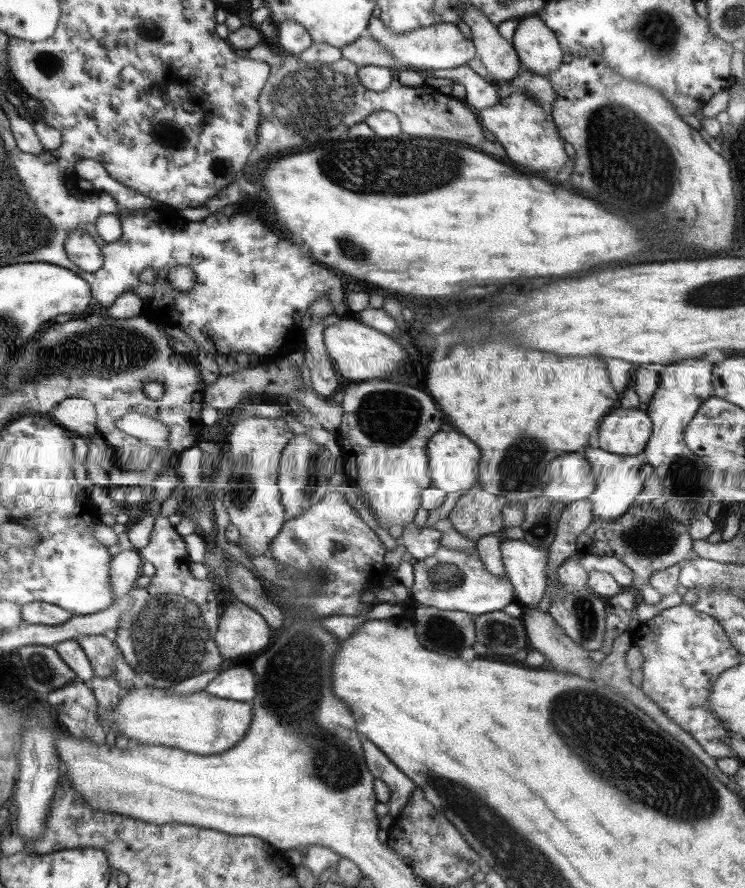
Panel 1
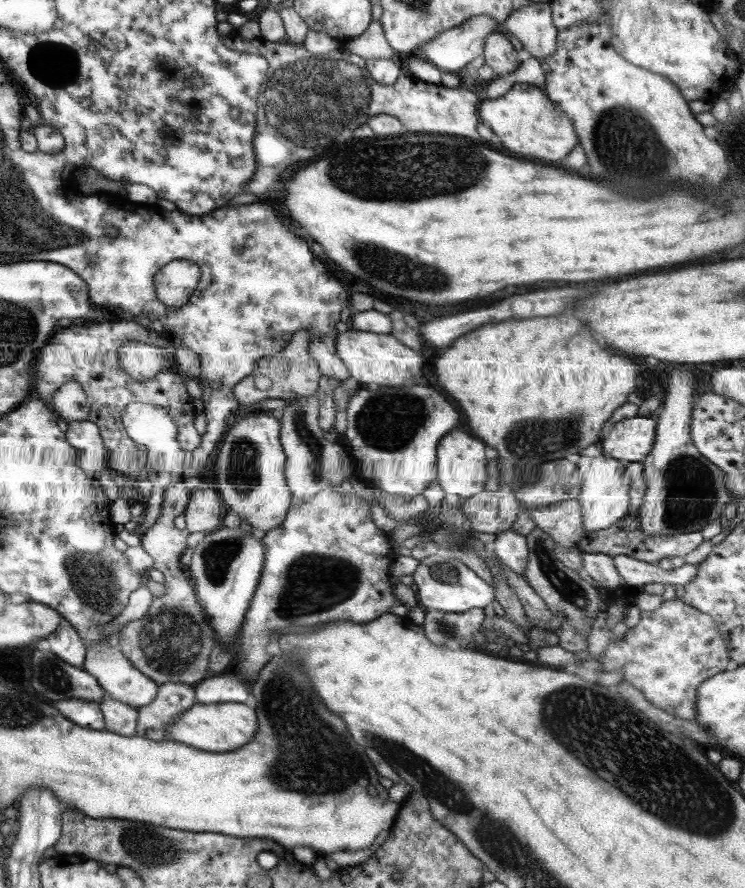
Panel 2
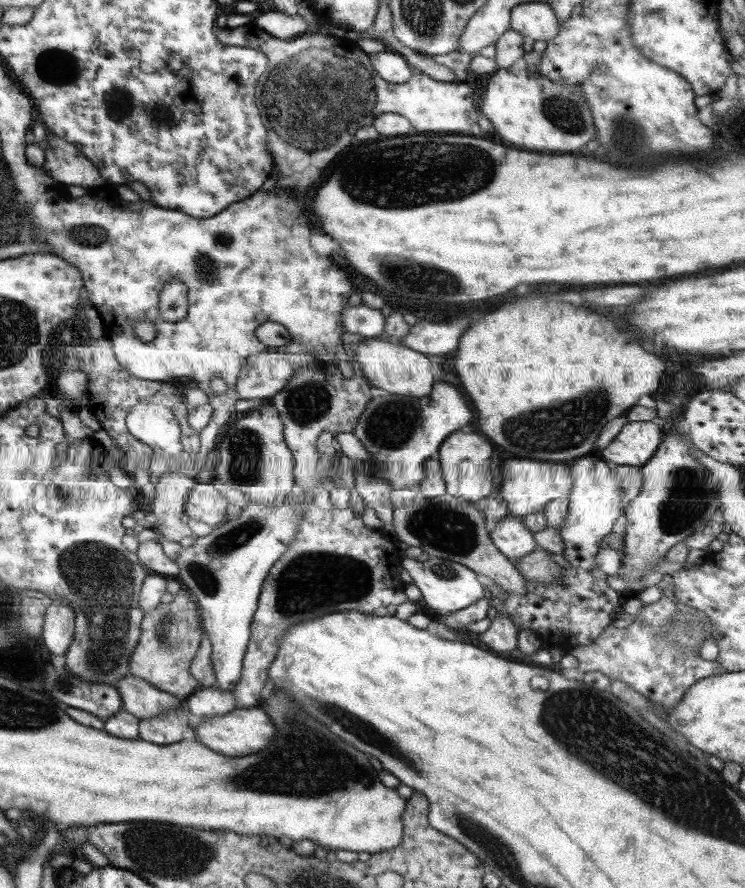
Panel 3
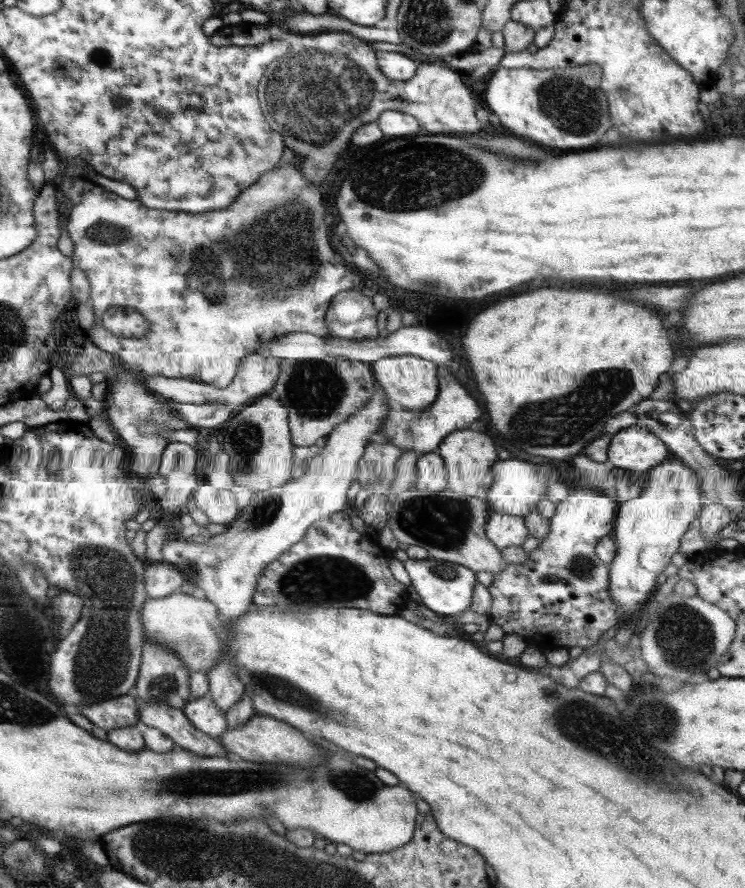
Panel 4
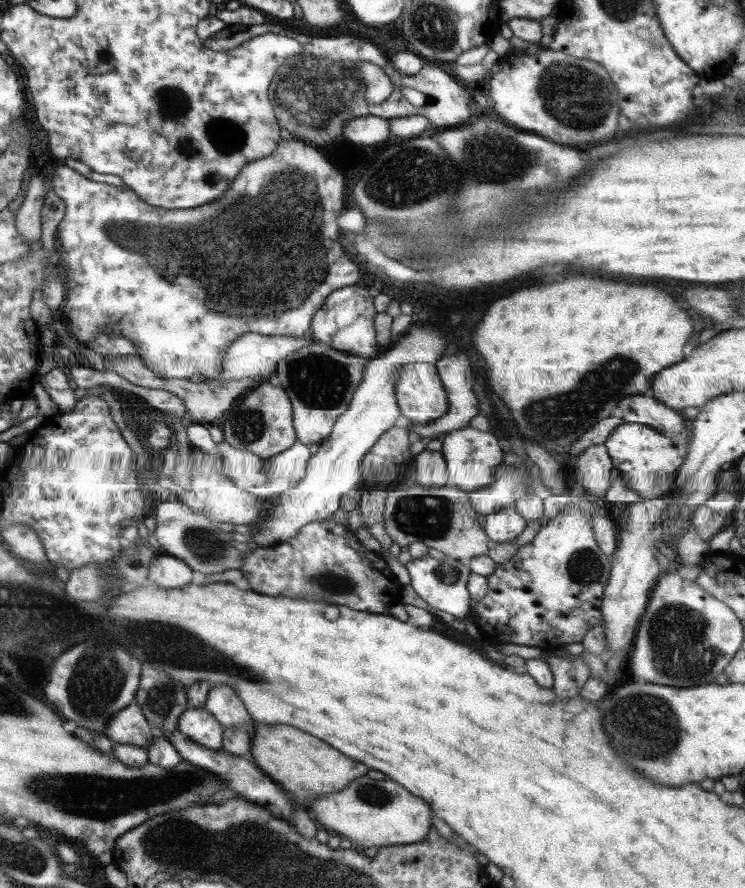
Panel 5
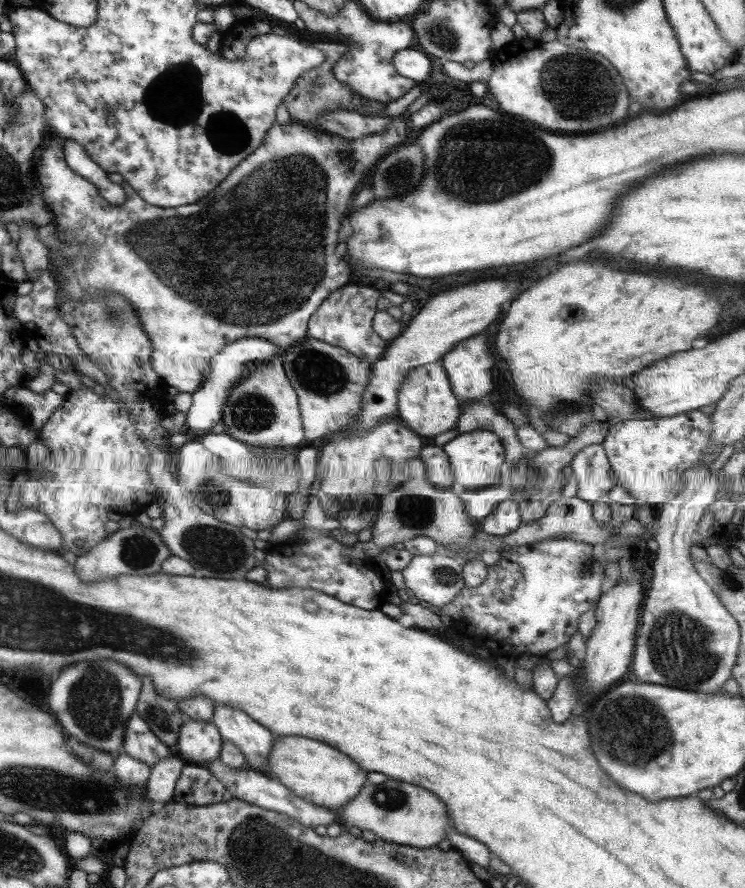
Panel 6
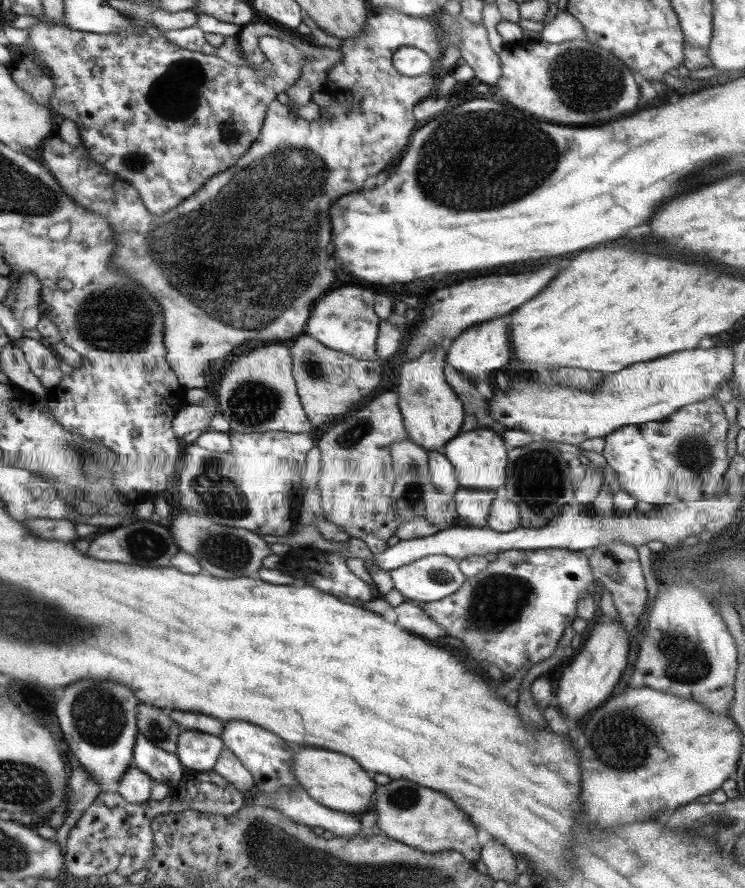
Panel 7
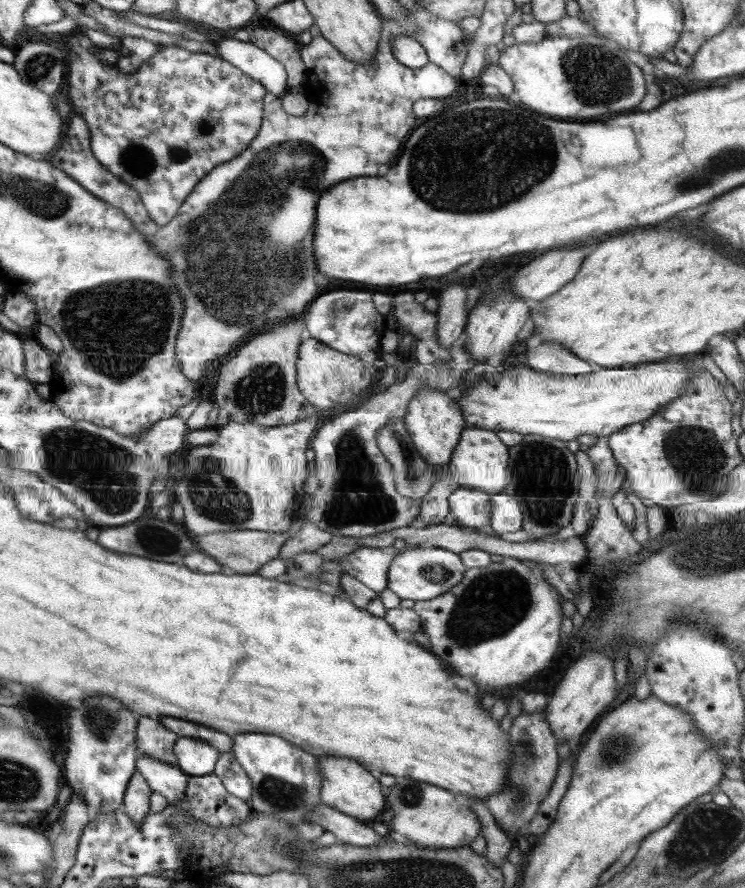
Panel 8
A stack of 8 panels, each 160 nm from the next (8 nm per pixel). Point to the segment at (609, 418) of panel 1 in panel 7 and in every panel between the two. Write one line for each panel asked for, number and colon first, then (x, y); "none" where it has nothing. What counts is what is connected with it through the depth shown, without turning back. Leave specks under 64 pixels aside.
2: (631, 439)
3: (636, 443)
4: (635, 449)
5: (648, 461)
6: (648, 456)
7: (683, 457)

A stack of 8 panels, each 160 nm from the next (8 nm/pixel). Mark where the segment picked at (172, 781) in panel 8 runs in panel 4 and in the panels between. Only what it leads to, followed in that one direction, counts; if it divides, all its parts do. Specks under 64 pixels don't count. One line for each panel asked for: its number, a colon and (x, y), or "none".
4: (121, 711)
5: (129, 726)
6: (139, 742)
7: (164, 767)

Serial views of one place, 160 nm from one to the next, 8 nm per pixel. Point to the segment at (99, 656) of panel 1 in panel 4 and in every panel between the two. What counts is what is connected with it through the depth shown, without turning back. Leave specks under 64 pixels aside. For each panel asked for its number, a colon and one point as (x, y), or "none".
2: (116, 675)
3: (142, 699)
4: (171, 721)

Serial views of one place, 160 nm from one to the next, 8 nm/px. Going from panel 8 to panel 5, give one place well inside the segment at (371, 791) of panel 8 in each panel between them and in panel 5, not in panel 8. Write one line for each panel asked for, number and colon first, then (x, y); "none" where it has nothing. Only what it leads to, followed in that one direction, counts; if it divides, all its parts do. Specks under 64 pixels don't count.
5: (306, 768)
6: (313, 771)
7: (335, 781)

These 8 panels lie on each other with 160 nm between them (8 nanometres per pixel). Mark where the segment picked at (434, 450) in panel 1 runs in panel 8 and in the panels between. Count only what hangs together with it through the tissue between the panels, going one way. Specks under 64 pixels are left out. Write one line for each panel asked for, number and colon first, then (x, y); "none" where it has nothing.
2: (461, 467)
3: (465, 459)
4: (468, 456)
5: (471, 455)
6: (475, 457)
7: (478, 456)
8: (479, 460)

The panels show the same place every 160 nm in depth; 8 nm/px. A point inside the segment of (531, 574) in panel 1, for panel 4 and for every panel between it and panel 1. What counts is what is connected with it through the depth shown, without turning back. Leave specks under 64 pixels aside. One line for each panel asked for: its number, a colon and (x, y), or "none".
2: (511, 549)
3: (512, 538)
4: (504, 531)

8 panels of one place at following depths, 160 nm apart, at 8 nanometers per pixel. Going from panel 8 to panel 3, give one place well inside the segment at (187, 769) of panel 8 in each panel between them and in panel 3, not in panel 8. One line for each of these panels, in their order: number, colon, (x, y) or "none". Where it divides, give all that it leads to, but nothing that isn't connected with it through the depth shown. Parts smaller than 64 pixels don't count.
3: (205, 702)
4: (205, 714)
5: (198, 724)
6: (199, 742)
7: (197, 751)

